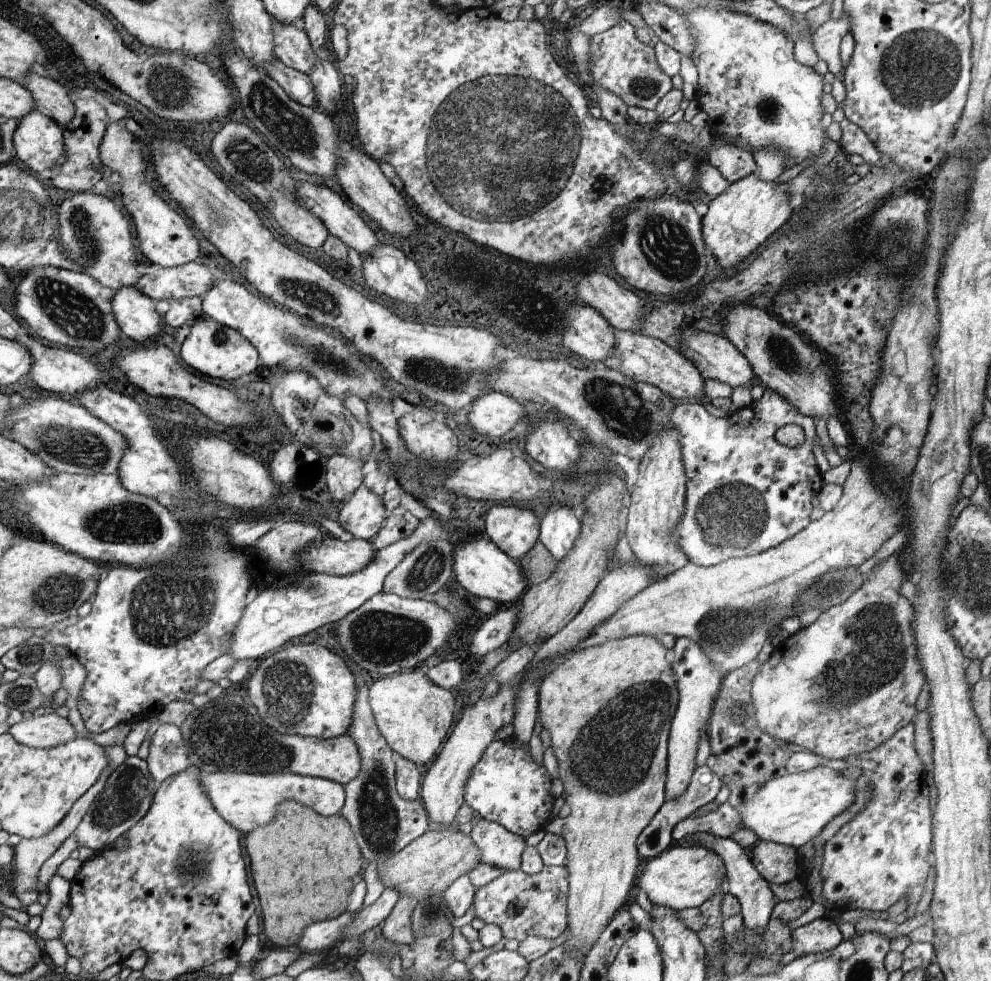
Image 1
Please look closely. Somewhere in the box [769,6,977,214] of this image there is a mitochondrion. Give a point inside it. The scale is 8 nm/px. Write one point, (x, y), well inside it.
(919, 68)

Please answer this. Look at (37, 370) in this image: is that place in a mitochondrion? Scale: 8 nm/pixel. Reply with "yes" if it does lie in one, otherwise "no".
no

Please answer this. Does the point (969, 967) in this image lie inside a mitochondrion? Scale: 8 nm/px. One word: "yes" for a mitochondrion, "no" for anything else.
no

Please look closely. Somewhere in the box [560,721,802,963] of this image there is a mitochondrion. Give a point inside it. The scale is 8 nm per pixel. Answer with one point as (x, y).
(741, 949)

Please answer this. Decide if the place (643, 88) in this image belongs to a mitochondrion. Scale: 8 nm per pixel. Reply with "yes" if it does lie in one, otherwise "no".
yes

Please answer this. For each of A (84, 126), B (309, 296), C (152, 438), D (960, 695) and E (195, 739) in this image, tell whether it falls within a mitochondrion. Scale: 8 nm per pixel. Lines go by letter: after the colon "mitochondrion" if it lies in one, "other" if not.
A: other
B: mitochondrion
C: other
D: other
E: mitochondrion

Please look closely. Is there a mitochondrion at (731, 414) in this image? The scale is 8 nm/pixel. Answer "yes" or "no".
no

